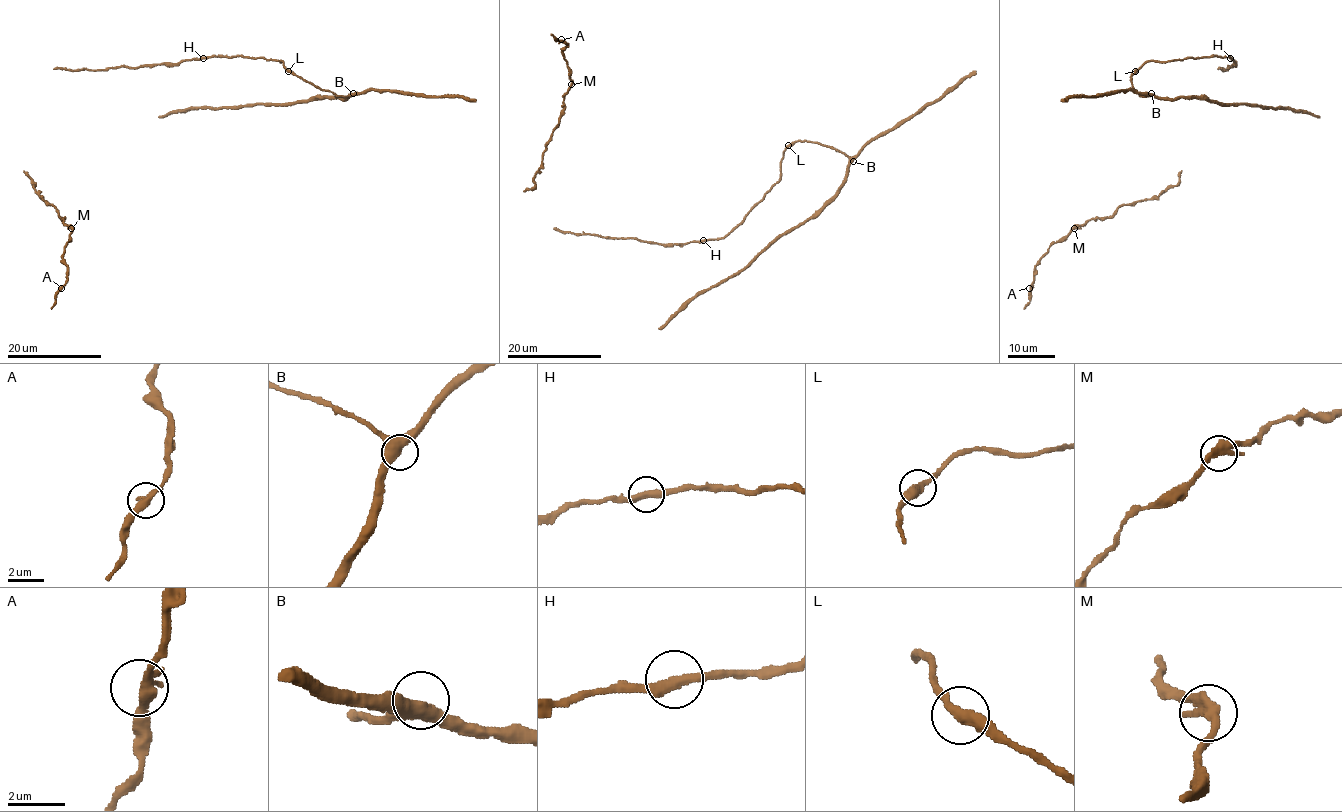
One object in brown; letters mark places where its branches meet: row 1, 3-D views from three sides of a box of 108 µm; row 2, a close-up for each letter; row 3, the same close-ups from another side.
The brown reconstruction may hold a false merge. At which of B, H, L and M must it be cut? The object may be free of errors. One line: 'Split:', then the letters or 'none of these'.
Split: none of these

